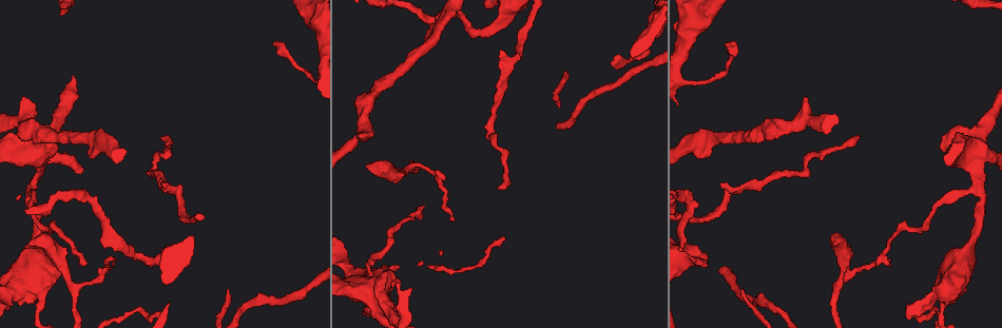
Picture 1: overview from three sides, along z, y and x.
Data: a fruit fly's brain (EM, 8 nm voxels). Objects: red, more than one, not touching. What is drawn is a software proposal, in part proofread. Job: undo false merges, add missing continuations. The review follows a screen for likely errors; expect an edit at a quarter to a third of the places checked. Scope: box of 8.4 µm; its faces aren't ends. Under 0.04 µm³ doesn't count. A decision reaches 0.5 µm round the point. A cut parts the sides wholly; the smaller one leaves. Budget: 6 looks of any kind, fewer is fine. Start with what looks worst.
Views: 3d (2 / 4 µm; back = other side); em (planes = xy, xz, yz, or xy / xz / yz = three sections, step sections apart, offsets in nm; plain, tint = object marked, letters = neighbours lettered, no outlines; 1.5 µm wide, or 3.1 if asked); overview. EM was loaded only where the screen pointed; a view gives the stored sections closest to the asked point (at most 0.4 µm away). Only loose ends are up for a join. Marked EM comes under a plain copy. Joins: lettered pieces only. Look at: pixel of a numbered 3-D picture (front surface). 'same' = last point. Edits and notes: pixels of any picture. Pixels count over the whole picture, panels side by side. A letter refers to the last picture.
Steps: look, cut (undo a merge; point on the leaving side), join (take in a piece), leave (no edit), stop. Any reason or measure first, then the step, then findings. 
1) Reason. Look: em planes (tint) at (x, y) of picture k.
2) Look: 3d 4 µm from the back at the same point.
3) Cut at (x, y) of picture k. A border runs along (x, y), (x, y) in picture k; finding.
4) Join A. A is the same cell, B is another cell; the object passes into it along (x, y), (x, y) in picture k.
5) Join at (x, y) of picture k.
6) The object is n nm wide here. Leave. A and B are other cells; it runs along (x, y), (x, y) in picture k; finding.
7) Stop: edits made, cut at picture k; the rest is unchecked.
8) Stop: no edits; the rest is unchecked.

Tapers out. Look: em planes (letters) at (888, 266) of picture 1.

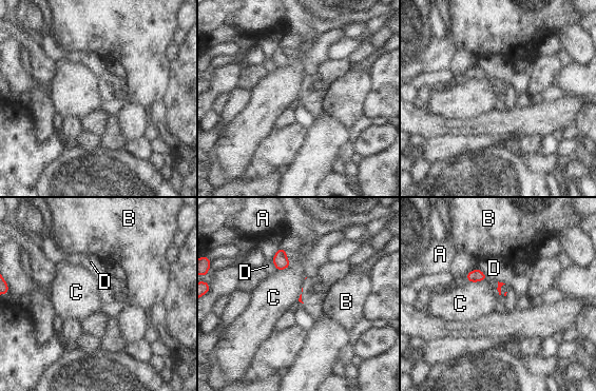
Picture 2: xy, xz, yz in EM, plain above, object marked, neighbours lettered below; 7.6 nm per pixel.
Leave. A, B, C and D are other cells; a border runs along (488, 277), (468, 282) in picture 2; none of them fits.

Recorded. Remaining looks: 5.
Thick turns thin. Look: em planes (tint) at (41, 301) of picture 1.

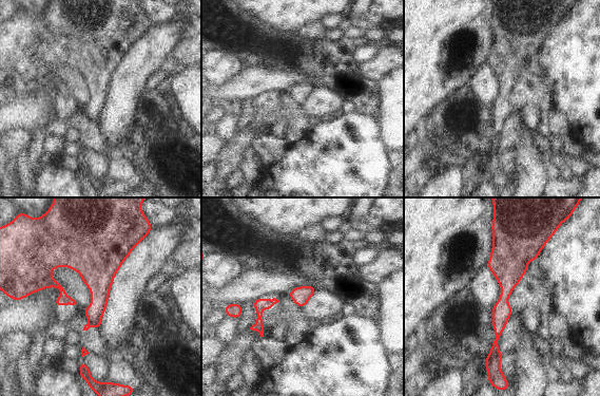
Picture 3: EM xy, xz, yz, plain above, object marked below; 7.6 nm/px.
See the neighbours. Look: em planes (letters) at the same point.

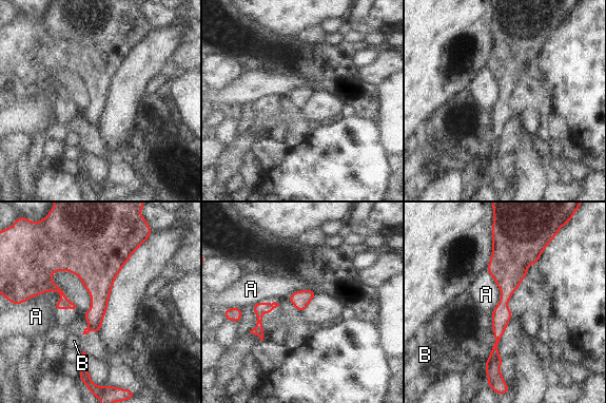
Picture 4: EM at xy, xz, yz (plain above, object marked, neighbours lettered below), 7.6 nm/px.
Leave. A and B are other cells; continuous, no second neuron.

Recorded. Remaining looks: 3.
End of a long branch. Look: 3d 2 µm at (856, 138) of picture 1.

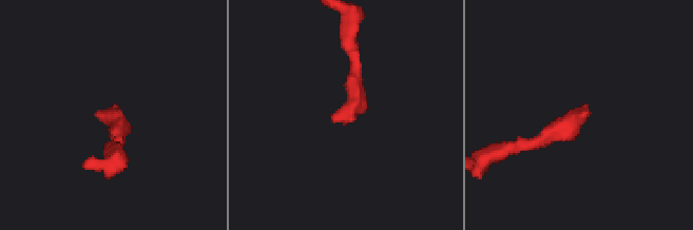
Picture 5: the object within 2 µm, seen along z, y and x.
Look: em xz step 4 (tint) at (330, 115) of picture 5.

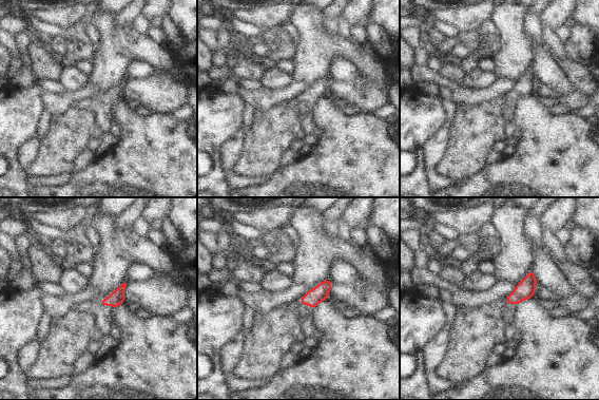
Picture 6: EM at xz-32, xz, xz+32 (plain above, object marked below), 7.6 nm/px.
Look: em planes (letters) at the same point.

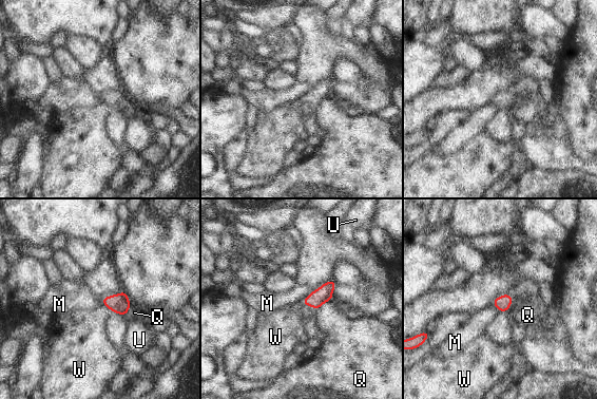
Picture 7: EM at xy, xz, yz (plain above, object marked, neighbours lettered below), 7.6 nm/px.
Leave. M, Q, U and W are other cells; a border runs along (310, 292), (301, 301) in picture 7; no lettered piece goes on from it.

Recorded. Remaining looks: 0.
Stop: no edits; the rest is unchecked.

